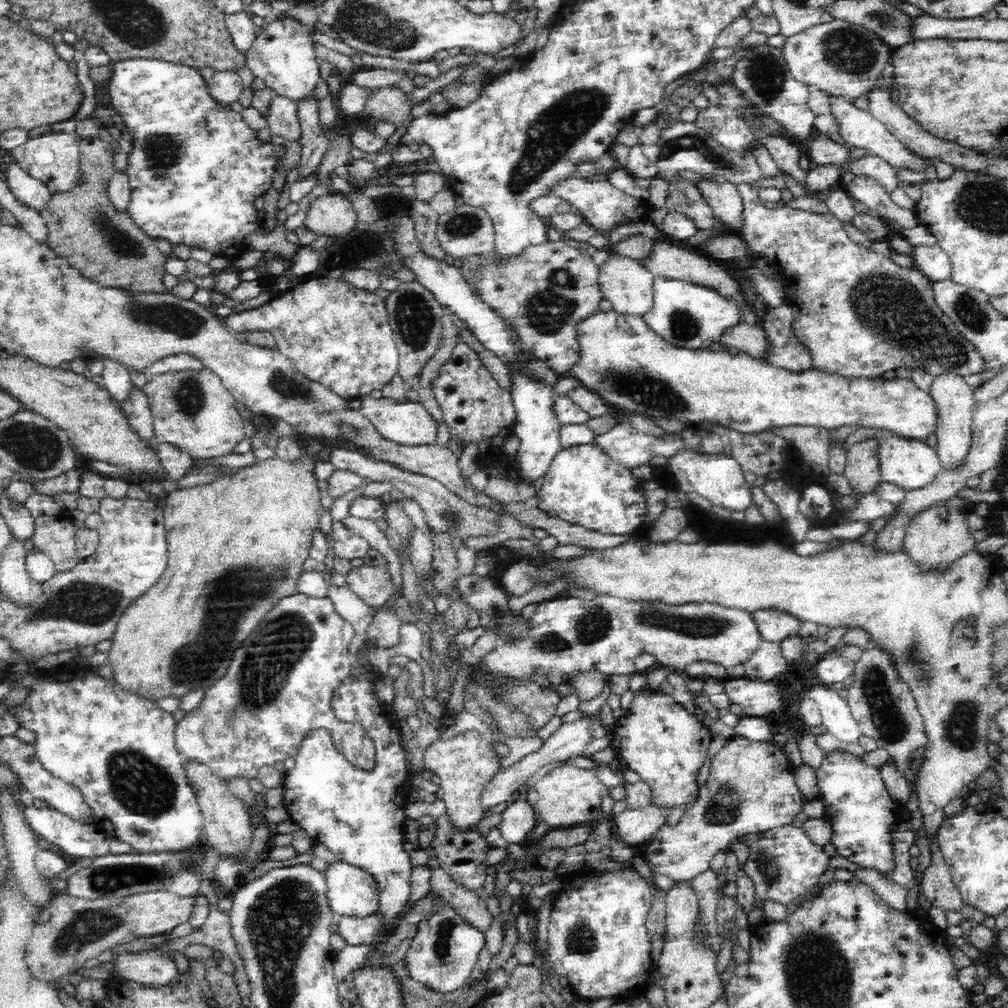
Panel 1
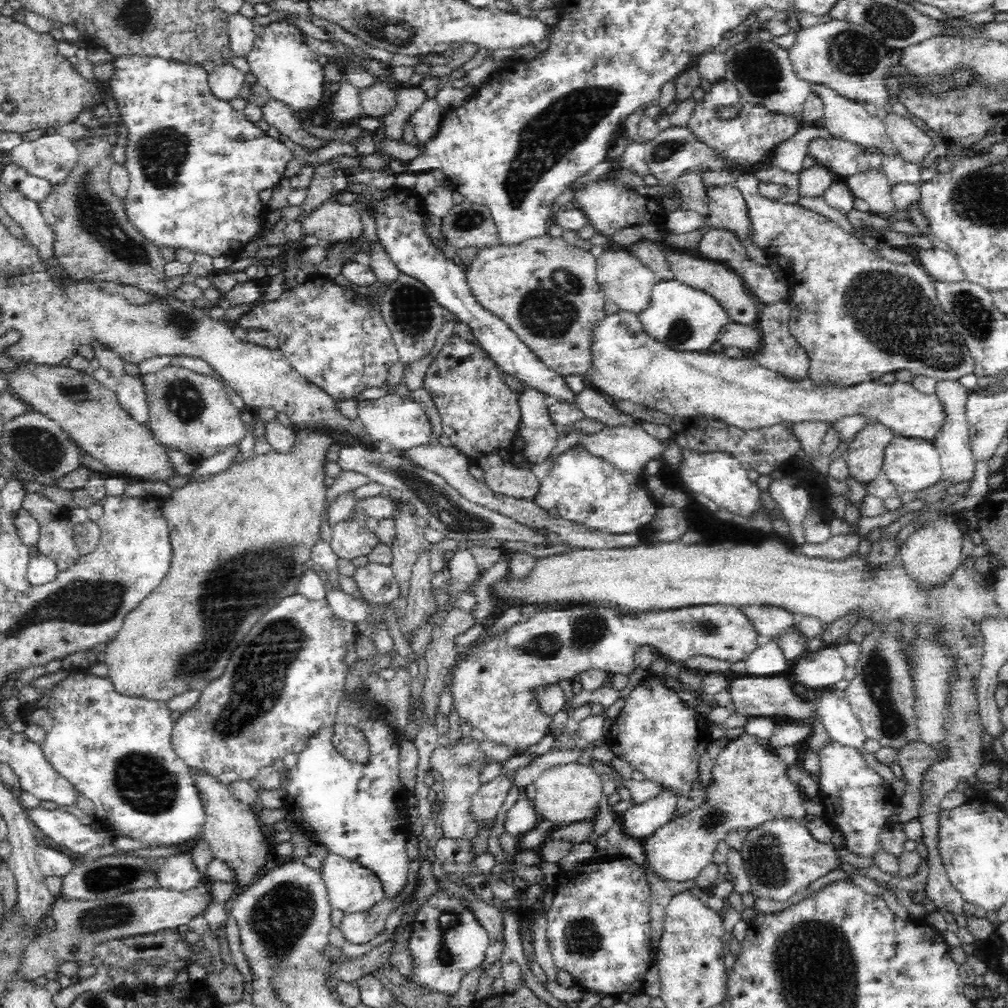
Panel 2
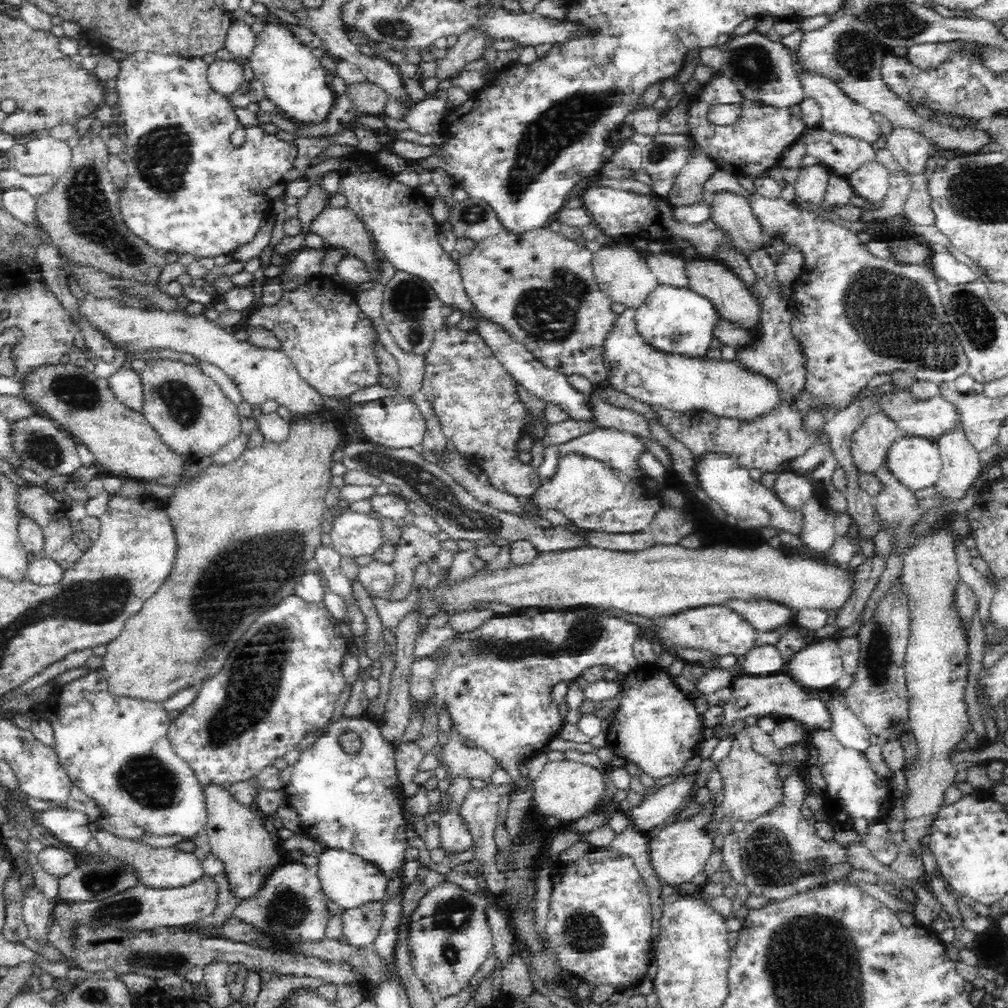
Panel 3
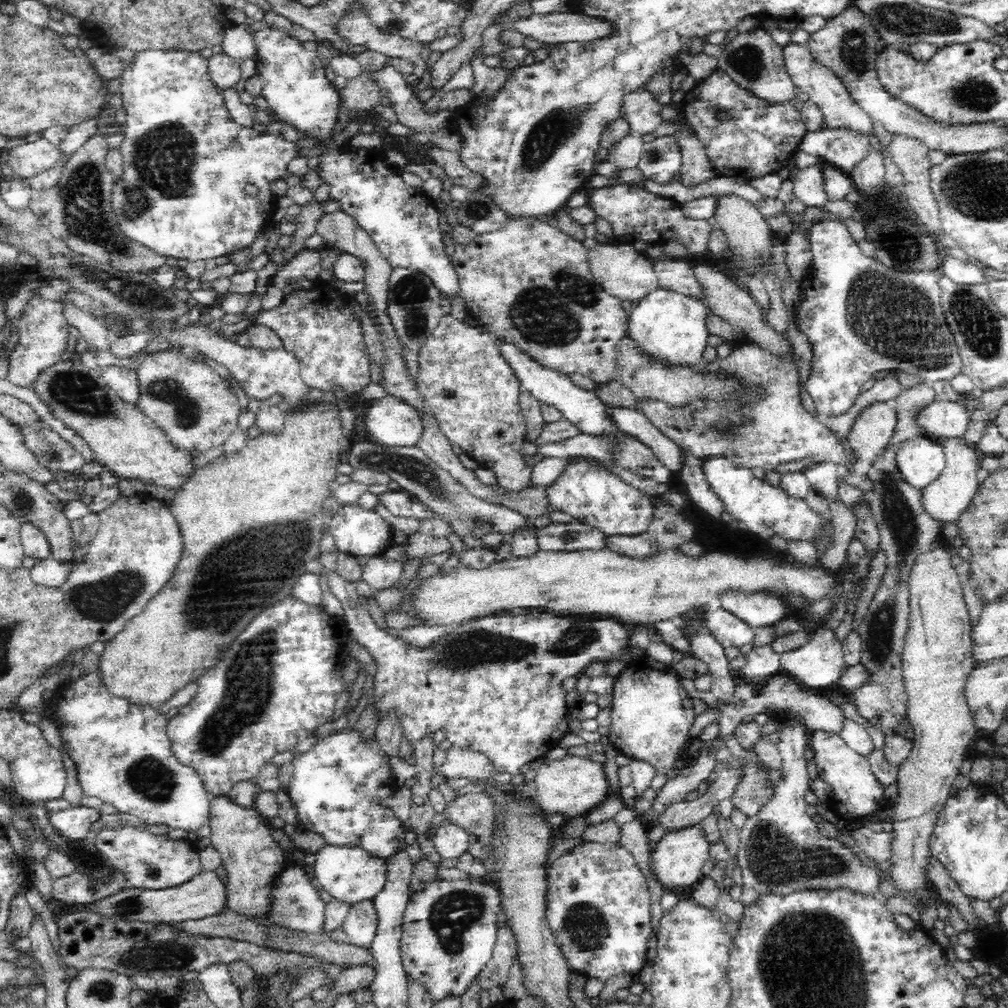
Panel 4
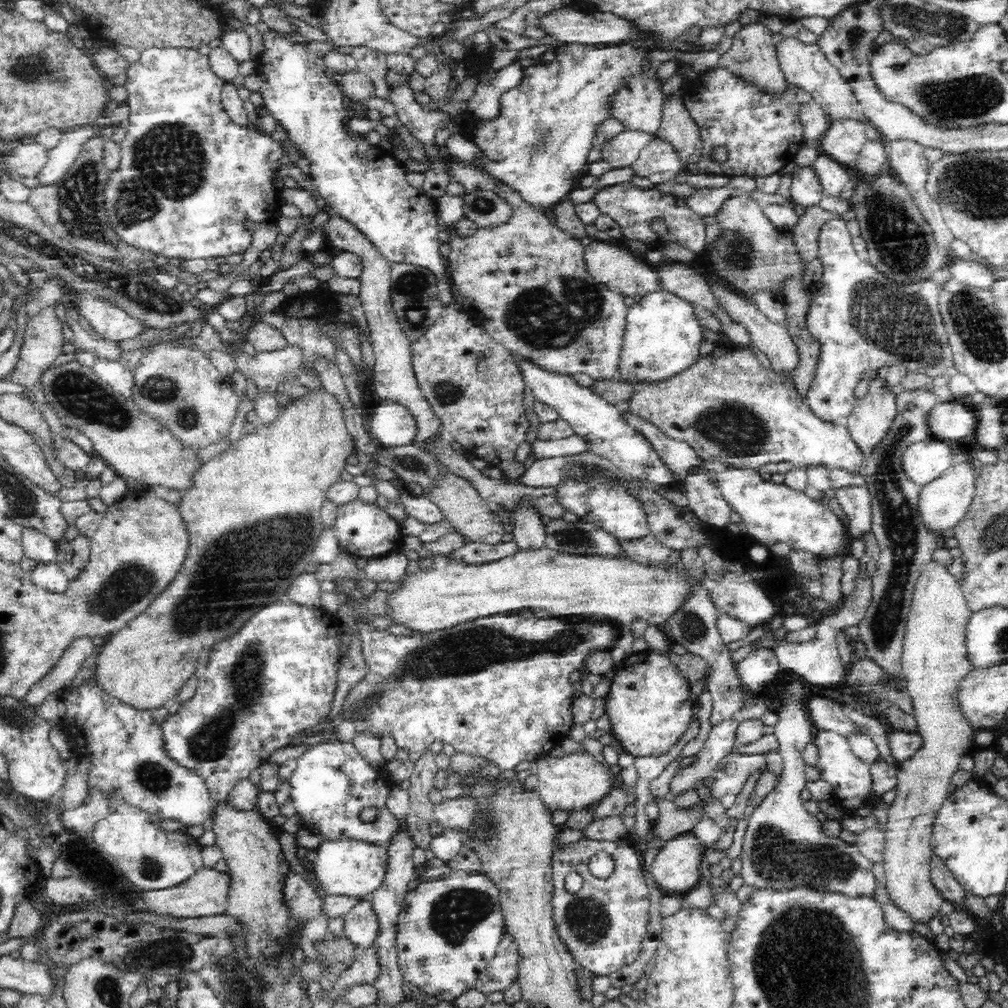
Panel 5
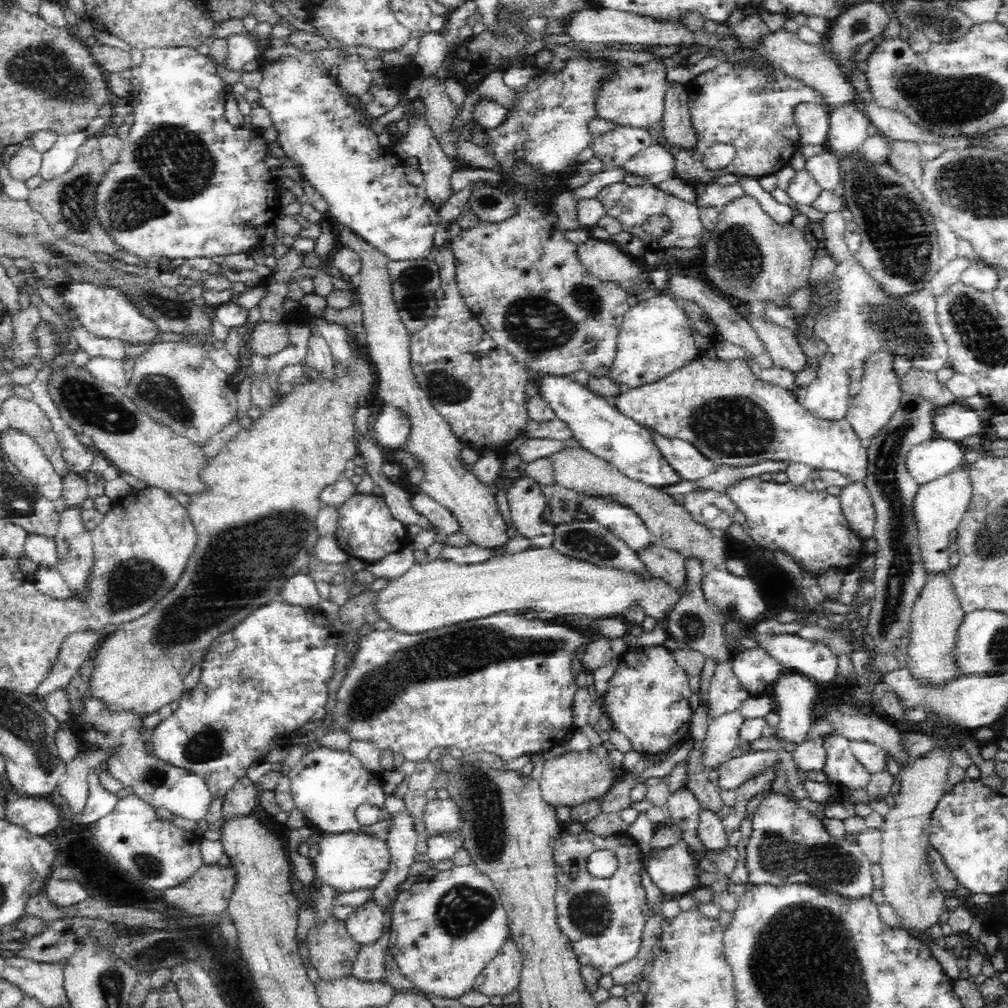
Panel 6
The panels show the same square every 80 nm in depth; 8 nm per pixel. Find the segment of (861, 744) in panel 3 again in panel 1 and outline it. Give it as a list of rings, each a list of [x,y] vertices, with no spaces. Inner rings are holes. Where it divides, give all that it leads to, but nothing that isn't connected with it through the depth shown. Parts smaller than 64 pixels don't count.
[[[814,684],[808,690],[808,695],[819,706],[822,724],[829,734],[844,744],[859,744],[862,730],[852,716],[848,701],[841,698],[838,691],[822,684]]]

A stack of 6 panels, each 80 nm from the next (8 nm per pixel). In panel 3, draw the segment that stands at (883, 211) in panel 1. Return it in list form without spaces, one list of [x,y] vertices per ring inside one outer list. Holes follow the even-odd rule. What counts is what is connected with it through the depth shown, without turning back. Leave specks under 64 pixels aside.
[[[880,160],[864,161],[854,172],[845,176],[856,195],[865,198],[870,207],[878,206],[885,197],[889,180],[888,168]]]

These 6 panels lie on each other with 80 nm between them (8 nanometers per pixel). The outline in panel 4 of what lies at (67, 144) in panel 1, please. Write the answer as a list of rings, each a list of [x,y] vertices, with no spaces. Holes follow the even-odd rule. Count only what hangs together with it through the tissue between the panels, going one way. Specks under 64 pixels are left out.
[[[41,138],[6,149],[2,155],[4,162],[10,166],[15,175],[30,179],[57,163],[59,150],[57,146]]]

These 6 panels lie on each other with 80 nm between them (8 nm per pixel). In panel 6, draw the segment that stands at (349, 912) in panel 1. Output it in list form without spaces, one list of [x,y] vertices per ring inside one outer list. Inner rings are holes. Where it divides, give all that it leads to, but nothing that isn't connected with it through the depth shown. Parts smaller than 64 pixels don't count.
[[[342,831],[321,836],[313,866],[318,884],[332,885],[340,892],[376,887],[386,875],[390,862],[387,839],[366,831]]]

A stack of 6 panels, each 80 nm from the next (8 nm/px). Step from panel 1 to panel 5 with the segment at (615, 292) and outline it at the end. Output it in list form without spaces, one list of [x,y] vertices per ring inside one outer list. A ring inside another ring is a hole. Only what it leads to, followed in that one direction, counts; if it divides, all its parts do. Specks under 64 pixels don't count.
[[[594,239],[584,247],[584,261],[595,283],[608,285],[610,290],[618,291],[625,297],[644,297],[660,290],[660,279],[656,269],[646,264],[643,258],[634,257],[624,245]]]

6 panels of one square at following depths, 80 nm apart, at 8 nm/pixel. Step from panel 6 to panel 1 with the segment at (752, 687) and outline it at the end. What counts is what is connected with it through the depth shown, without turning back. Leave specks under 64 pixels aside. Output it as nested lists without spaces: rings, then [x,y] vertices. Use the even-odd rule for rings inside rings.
[[[763,641],[755,653],[742,665],[743,676],[746,678],[770,680],[785,674],[790,663],[783,657],[779,642]]]

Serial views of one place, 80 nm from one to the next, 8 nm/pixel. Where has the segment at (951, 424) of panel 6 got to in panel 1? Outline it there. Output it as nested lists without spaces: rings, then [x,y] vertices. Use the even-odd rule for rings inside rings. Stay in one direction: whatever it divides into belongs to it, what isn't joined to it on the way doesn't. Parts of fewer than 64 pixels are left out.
[[[613,309],[610,312],[599,311],[595,316],[586,318],[585,322],[581,323],[579,327],[579,335],[581,336],[581,351],[582,360],[578,362],[577,366],[574,366],[574,370],[569,374],[580,379],[581,385],[586,389],[598,394],[603,400],[606,400],[611,407],[613,407],[618,413],[625,415],[627,412],[637,412],[637,414],[643,414],[644,416],[662,416],[662,418],[674,418],[681,420],[685,423],[697,423],[697,422],[711,422],[714,424],[720,424],[726,426],[732,430],[737,430],[741,433],[757,433],[761,430],[770,428],[776,428],[788,425],[800,425],[800,426],[822,426],[827,429],[838,429],[843,425],[855,425],[860,427],[872,427],[872,428],[884,428],[884,430],[892,430],[894,434],[902,438],[911,438],[918,440],[925,440],[936,432],[938,424],[938,407],[934,398],[920,388],[916,387],[915,382],[912,379],[904,379],[896,376],[894,379],[878,378],[854,378],[854,380],[848,380],[842,378],[837,374],[823,373],[819,370],[806,370],[800,374],[794,374],[788,372],[782,368],[774,368],[762,358],[752,357],[749,354],[738,352],[732,355],[729,352],[715,352],[708,348],[702,350],[688,350],[686,348],[676,348],[671,344],[668,344],[664,339],[660,338],[658,334],[648,329],[646,323],[643,322],[642,316],[636,316],[634,314],[620,314]]]

